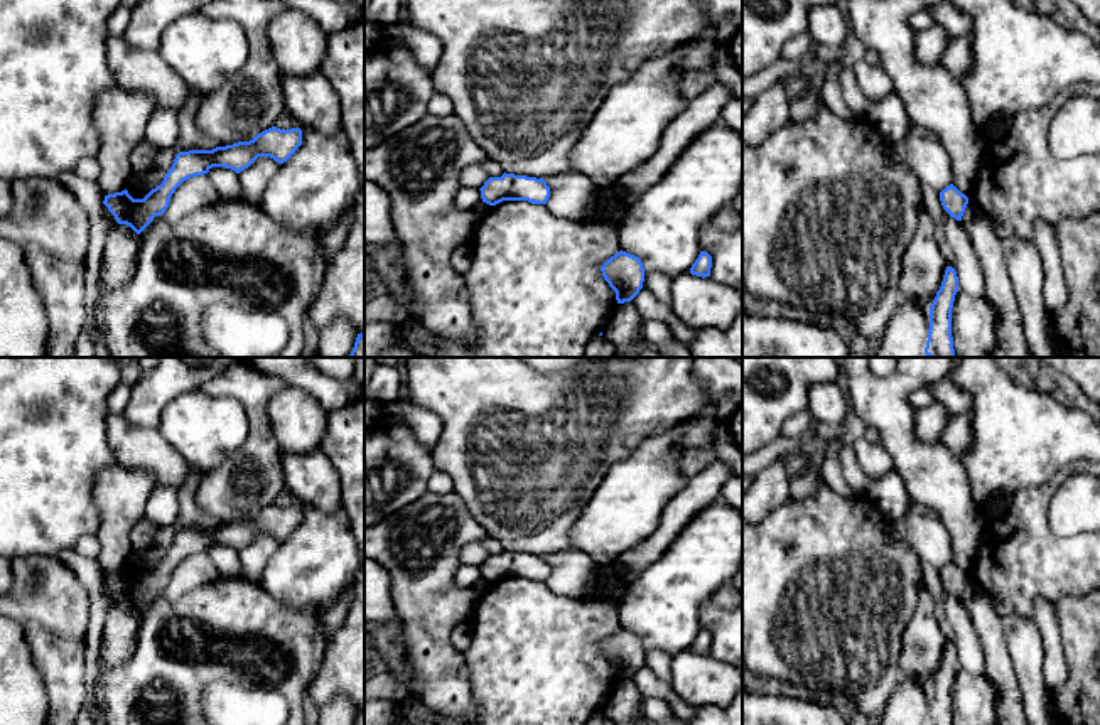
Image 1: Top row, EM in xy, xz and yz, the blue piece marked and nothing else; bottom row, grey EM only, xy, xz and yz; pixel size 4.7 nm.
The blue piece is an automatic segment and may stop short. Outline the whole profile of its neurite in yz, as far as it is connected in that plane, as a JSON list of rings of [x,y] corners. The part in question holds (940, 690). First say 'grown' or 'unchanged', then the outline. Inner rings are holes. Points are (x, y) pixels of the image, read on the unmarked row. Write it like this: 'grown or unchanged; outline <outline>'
unchanged; outline [[[946,644],[943,659],[930,685],[930,706],[926,725],[953,725],[952,686],[958,669],[958,654],[955,646]]]

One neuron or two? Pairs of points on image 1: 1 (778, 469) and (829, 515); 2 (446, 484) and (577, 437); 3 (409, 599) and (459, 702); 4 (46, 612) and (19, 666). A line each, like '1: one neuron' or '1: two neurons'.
1: two neurons
2: two neurons
3: one neuron
4: two neurons

